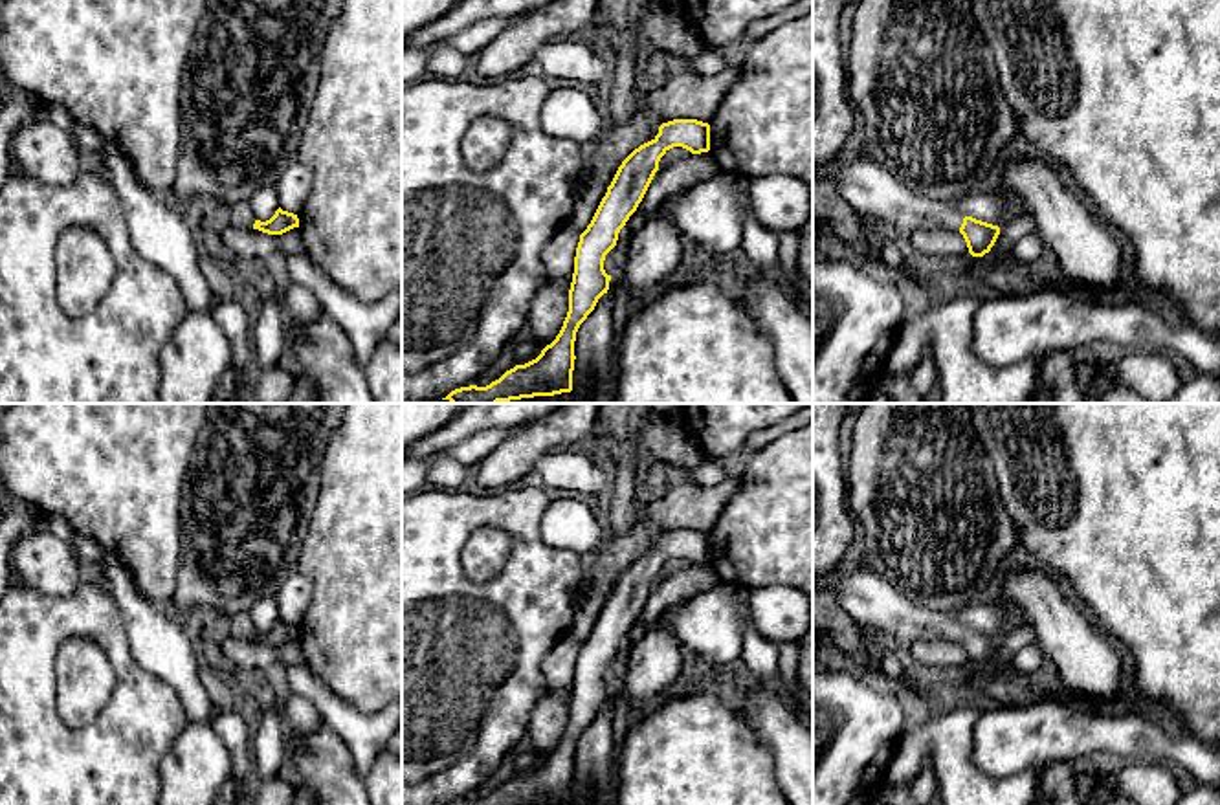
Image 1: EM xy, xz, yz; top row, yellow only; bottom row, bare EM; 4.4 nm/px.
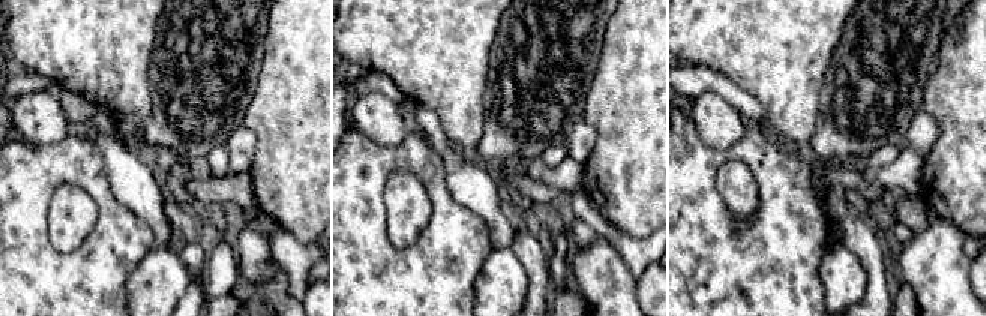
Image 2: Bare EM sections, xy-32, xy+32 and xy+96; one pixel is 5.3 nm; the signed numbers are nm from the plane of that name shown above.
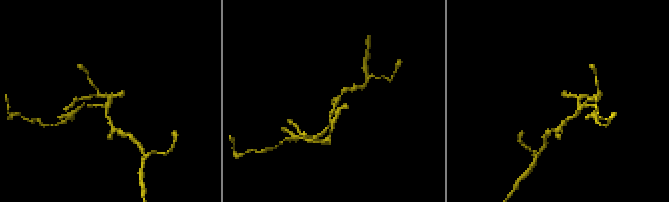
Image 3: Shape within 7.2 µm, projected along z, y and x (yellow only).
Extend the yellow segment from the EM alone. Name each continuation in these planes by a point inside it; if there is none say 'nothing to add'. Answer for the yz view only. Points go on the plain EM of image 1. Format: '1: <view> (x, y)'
1: yz (877, 607)

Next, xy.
1: xy (243, 628)

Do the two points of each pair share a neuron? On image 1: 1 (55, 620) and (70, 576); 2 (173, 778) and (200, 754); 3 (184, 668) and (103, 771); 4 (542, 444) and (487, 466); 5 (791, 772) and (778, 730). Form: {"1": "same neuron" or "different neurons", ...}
{"1": "different neurons", "2": "same neuron", "3": "different neurons", "4": "same neuron", "5": "same neuron"}

